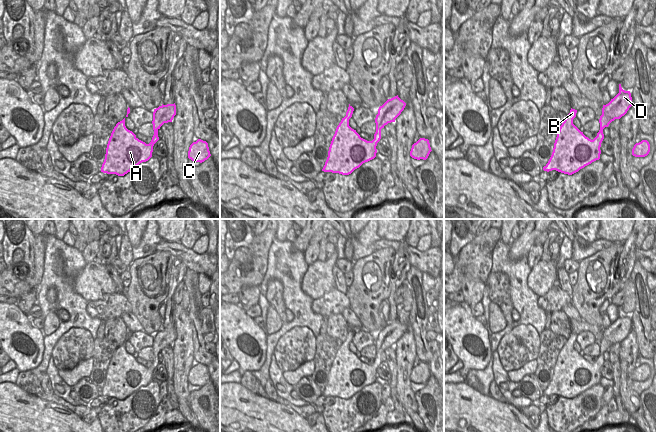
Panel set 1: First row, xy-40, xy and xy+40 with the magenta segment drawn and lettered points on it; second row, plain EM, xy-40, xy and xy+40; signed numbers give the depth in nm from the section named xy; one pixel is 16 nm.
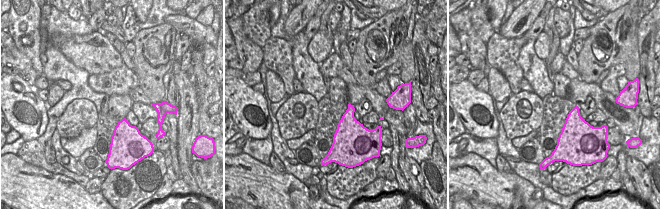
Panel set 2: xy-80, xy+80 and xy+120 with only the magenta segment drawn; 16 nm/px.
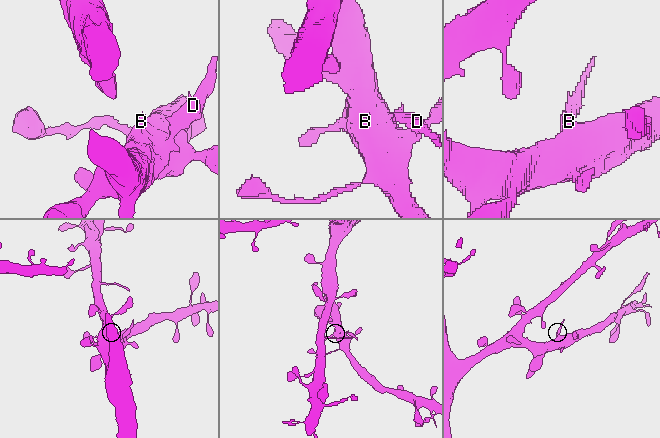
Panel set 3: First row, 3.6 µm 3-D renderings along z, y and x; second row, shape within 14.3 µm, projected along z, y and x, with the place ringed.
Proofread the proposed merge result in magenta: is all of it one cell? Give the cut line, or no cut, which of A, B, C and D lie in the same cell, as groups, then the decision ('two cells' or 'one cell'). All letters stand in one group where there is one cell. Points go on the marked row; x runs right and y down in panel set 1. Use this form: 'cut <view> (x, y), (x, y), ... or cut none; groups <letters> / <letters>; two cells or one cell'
cut none; groups A B C D; one cell

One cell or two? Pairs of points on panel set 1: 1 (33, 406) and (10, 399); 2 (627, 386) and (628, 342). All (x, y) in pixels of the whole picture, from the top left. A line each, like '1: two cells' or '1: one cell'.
1: one cell
2: one cell

